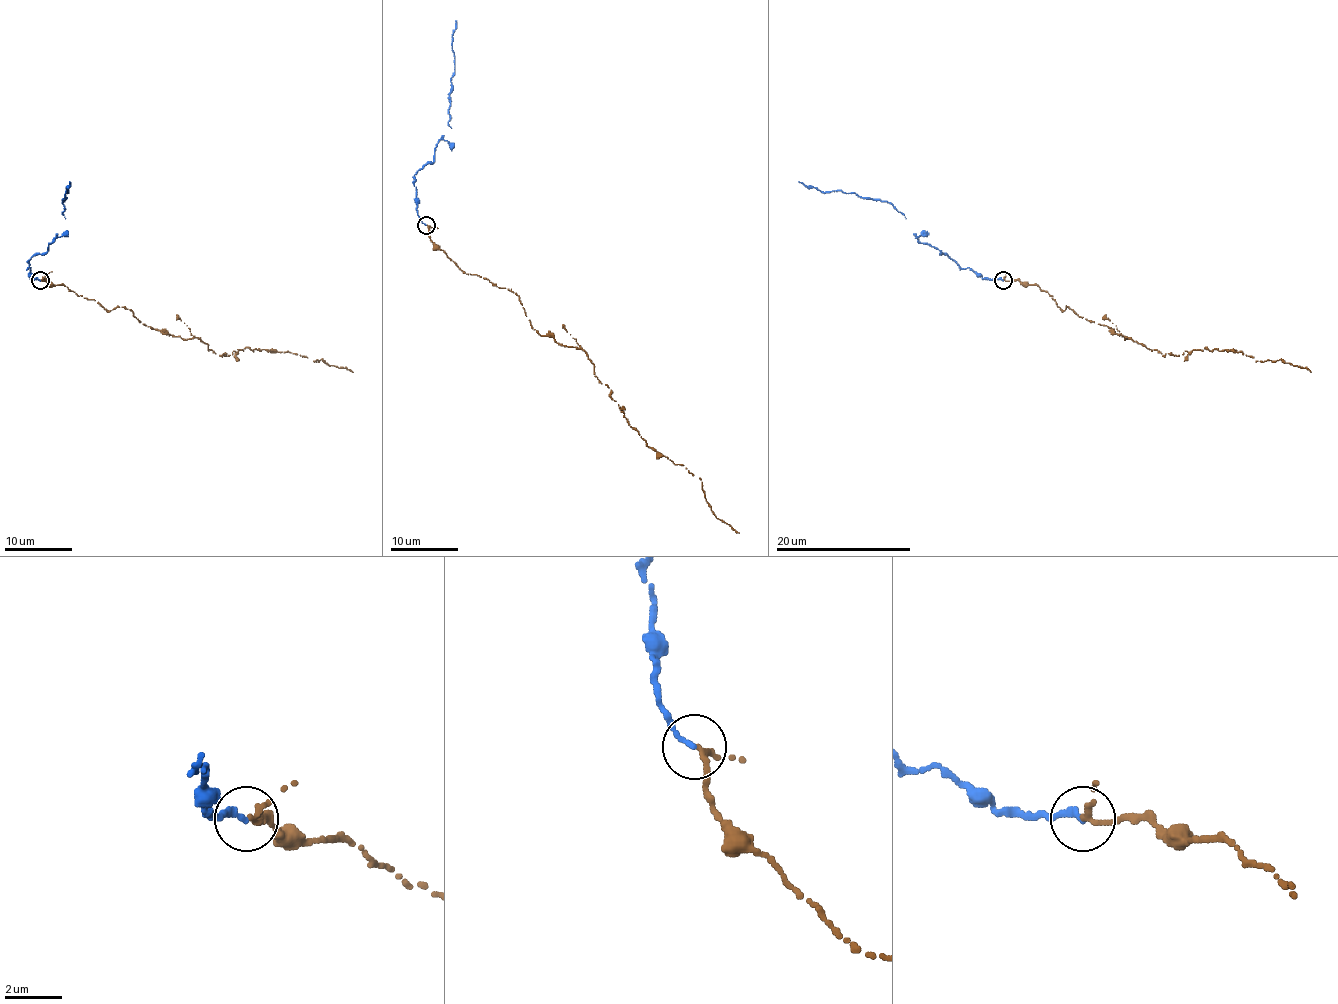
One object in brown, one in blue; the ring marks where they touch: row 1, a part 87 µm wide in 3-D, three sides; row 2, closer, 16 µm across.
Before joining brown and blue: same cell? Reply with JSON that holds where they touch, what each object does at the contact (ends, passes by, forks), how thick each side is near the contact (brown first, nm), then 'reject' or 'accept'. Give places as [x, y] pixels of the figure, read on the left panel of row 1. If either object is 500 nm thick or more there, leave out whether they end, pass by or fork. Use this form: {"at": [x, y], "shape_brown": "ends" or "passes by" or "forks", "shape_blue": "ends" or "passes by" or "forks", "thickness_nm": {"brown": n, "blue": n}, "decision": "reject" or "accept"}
{"at": [40, 280], "shape_brown": "ends", "shape_blue": "ends", "thickness_nm": {"brown": 260, "blue": 220}, "decision": "accept"}

